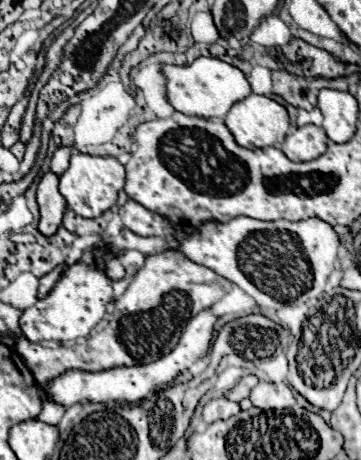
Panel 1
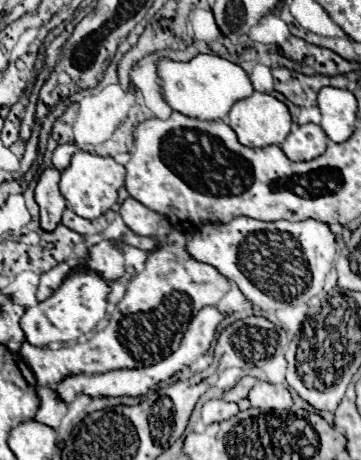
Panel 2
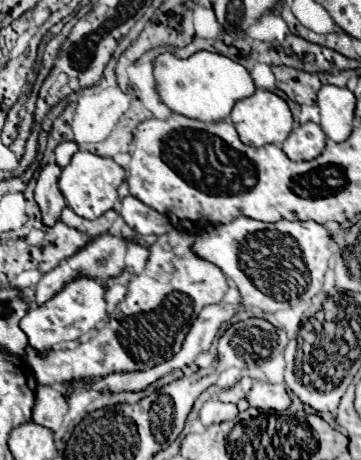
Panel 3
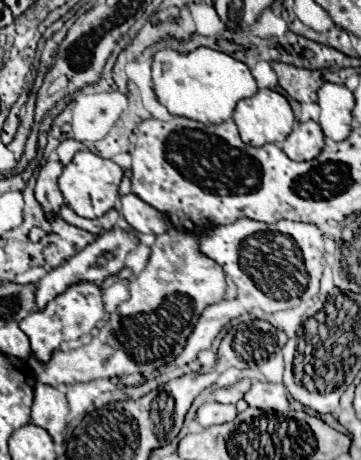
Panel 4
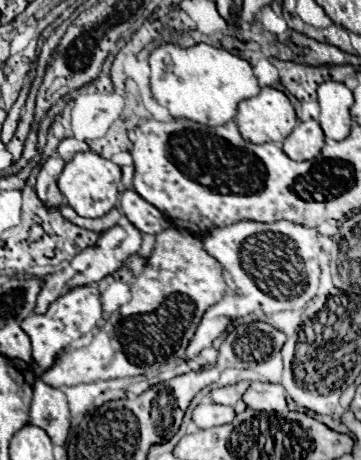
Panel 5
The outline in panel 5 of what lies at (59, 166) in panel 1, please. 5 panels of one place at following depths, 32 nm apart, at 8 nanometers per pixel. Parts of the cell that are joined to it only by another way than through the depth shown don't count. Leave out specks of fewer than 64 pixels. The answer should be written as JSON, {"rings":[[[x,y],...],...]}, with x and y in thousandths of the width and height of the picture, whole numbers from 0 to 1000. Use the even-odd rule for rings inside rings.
{"rings":[[[183,300],[183,304],[172,304],[166,317],[161,317],[161,339],[166,339],[177,352],[194,352],[194,348],[205,343],[205,335],[222,330],[222,326],[244,326],[244,313],[238,313],[238,309],[222,309],[222,304],[211,304],[211,300]]]}

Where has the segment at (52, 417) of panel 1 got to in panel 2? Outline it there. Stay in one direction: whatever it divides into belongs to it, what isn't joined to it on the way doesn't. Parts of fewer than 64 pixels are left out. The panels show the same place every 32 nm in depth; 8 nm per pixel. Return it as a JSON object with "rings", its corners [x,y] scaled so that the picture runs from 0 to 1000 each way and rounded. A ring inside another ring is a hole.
{"rings":[[[116,839],[105,843],[105,861],[111,861],[111,891],[105,900],[94,904],[100,917],[116,917],[139,930],[161,930],[166,926],[166,913],[172,904],[183,900],[188,883],[155,861],[155,852],[133,839]]]}

